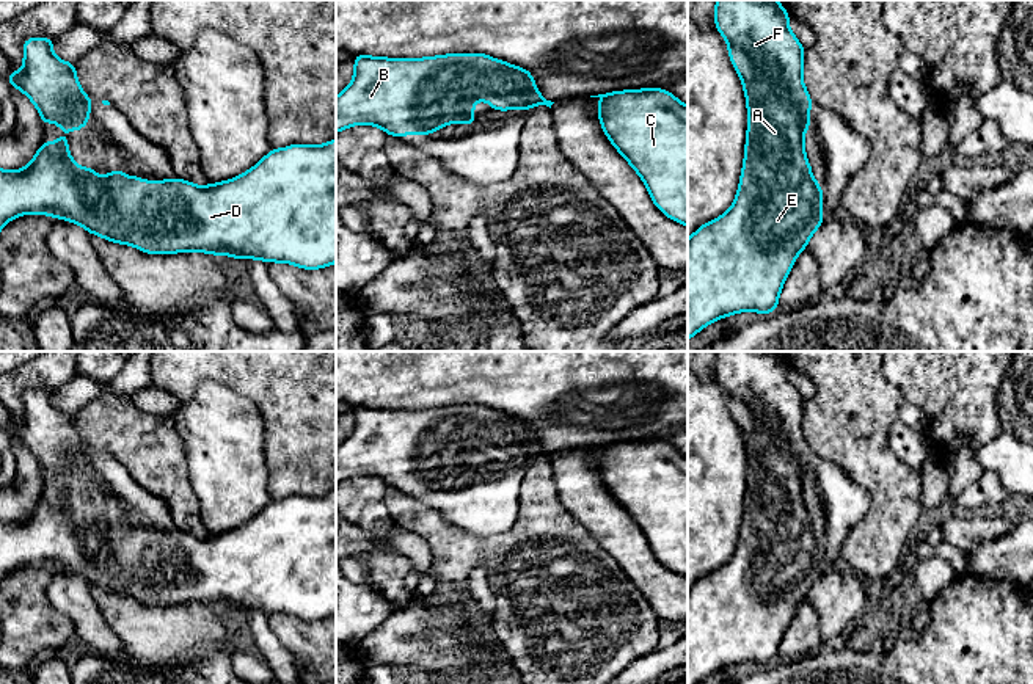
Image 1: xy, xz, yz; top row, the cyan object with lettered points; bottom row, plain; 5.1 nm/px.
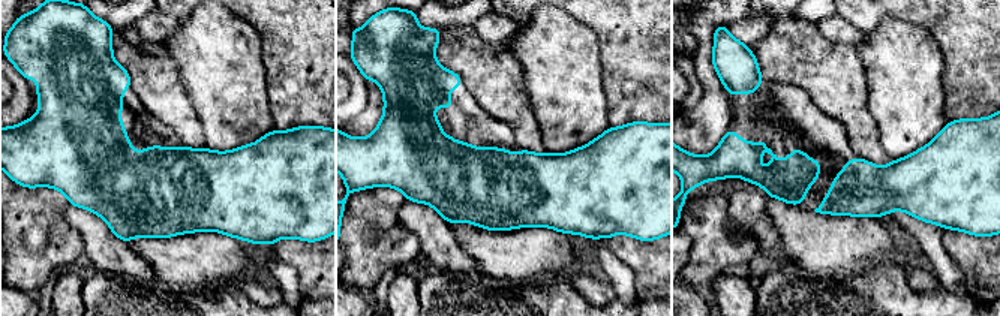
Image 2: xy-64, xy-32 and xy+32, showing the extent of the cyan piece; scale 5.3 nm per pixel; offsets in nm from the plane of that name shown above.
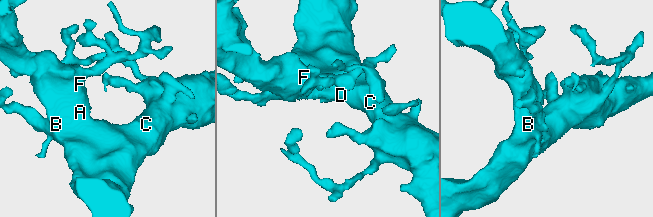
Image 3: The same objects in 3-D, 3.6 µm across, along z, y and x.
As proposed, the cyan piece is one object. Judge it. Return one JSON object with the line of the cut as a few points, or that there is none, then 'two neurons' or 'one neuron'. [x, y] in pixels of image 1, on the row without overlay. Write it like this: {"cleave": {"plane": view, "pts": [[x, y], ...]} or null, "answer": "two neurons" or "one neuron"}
{"cleave": null, "answer": "one neuron"}

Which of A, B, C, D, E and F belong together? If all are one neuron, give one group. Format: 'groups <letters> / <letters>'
groups A B C D E F

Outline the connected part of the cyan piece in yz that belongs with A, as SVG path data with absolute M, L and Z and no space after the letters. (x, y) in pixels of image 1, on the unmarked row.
M716 351L716 381L725 389L728 408L743 433L747 452L747 488L744 516L733 557L719 569L705 574L688 590L688 684L699 684L714 671L755 662L774 664L782 637L801 606L824 574L823 540L812 529L805 510L804 483L810 480L812 449L802 433L805 400L788 378L790 364L777 351Z

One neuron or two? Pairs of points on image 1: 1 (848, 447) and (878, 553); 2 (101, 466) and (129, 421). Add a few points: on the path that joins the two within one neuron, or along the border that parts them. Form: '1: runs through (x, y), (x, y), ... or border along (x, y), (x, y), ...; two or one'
1: runs through (875, 474), (881, 480), (881, 526); one
2: border along (110, 454), (137, 480); two

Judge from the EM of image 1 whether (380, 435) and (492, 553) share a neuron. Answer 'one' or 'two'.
two

